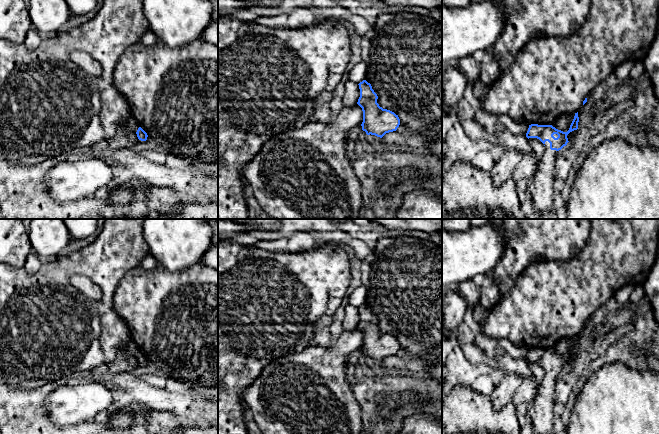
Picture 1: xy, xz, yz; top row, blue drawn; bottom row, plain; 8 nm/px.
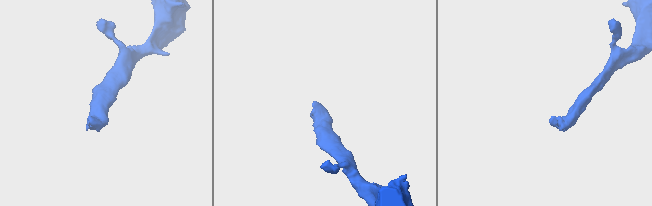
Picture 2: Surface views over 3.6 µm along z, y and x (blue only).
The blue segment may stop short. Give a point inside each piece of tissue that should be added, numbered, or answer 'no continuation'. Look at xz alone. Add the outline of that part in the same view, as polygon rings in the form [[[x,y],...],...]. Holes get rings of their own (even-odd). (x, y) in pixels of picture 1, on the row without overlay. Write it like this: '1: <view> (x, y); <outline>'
no continuation

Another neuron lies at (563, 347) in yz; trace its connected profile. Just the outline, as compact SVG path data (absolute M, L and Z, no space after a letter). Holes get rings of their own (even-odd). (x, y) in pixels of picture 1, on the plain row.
M575 338L562 339L560 342L556 343L555 346L551 349L558 354L567 356L574 343L574 340L575 340Z

